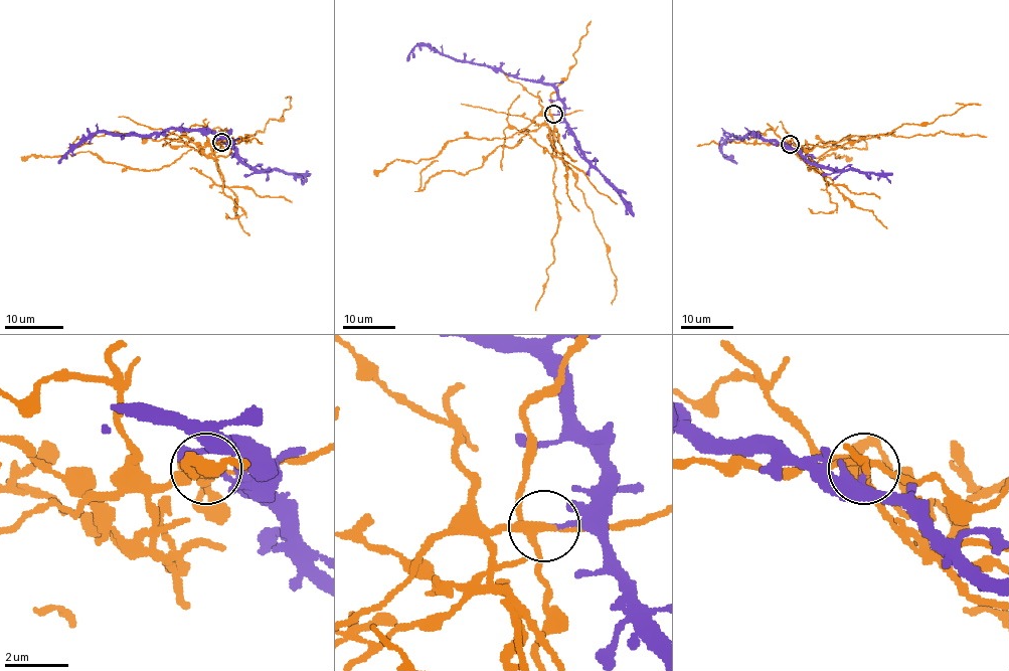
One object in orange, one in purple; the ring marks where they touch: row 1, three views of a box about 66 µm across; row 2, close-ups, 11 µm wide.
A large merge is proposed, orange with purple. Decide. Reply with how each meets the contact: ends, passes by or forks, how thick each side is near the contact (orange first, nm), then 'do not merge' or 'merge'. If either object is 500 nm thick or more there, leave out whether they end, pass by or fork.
orange forks there; purple ends there; 260 nm thick on the orange side, 160 nm on the other; do not merge

